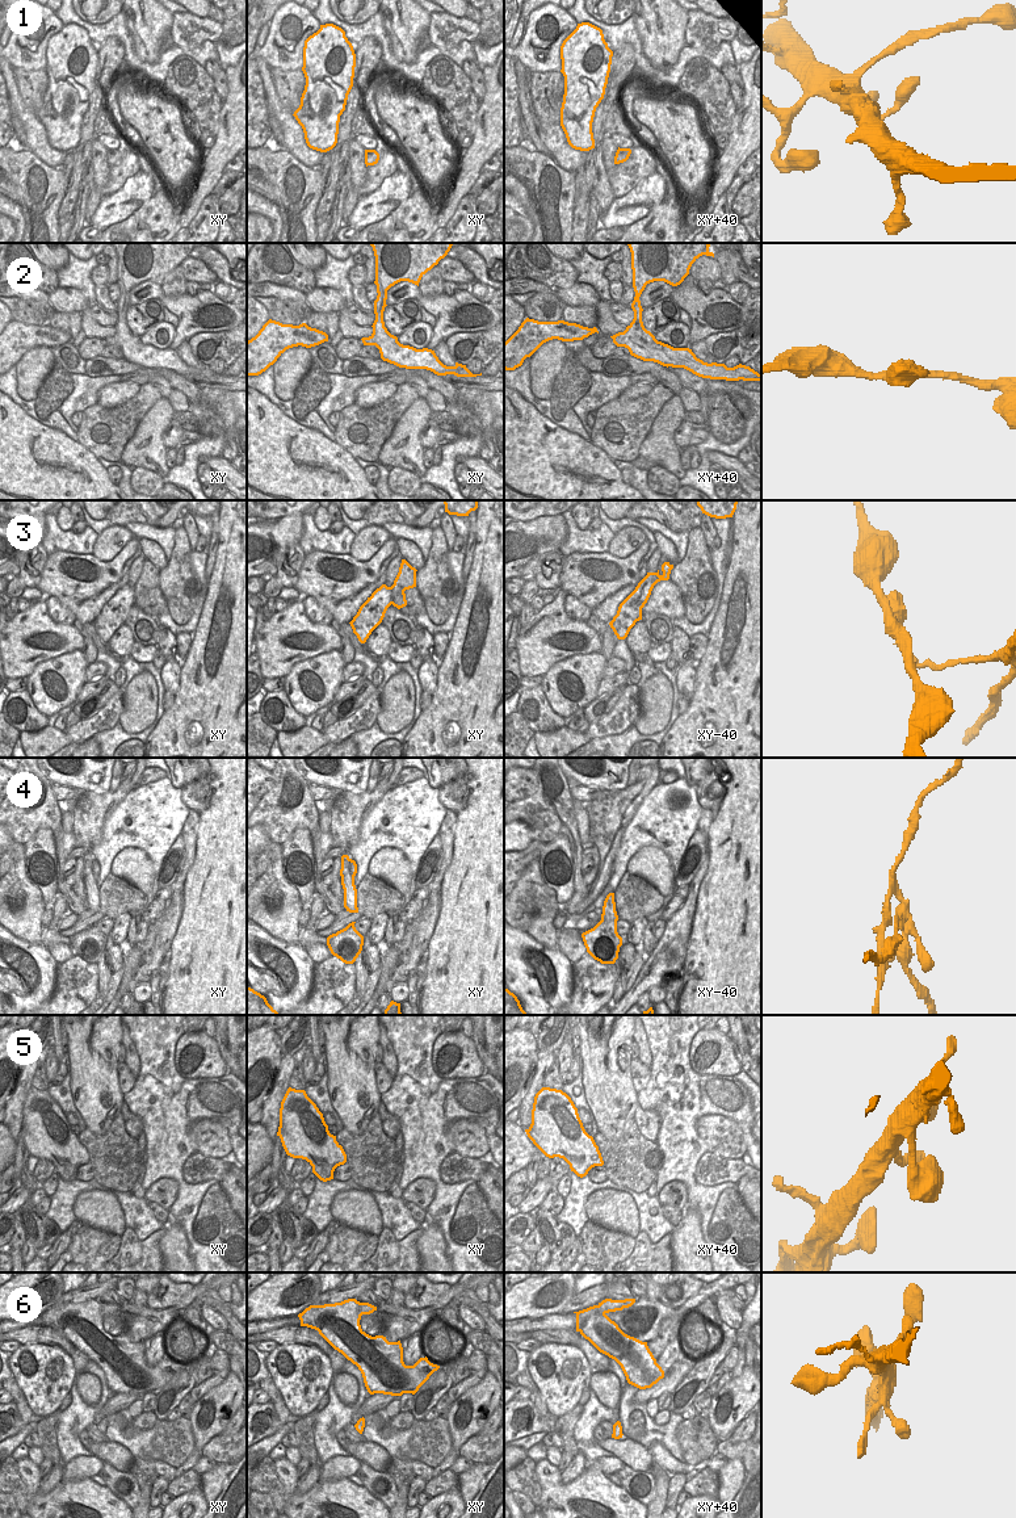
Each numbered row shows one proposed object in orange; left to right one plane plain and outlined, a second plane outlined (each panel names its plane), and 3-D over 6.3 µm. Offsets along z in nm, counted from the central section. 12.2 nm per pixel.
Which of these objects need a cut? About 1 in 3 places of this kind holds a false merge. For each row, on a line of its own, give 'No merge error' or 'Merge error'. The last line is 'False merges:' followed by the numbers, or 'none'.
1: No merge error
2: No merge error
3: Merge error
4: Merge error
5: No merge error
6: No merge error
False merges: 3, 4

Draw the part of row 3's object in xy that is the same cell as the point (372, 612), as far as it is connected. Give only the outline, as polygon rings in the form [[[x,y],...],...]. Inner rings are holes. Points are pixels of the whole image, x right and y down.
[[[382,584],[360,607],[349,622],[361,643],[365,643],[371,632],[382,622],[387,608],[392,604],[392,587]]]

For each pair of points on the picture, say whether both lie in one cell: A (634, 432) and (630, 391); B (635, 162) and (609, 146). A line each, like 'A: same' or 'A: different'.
A: different
B: different

